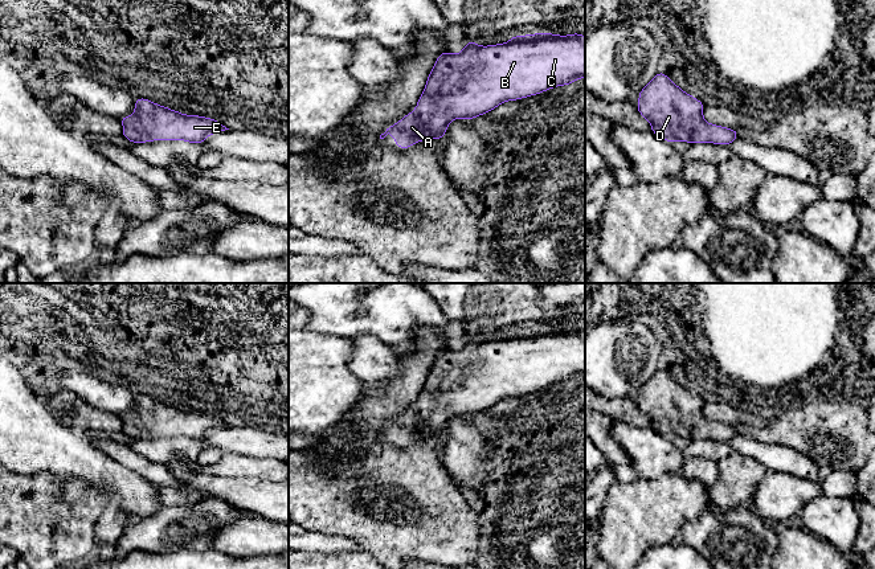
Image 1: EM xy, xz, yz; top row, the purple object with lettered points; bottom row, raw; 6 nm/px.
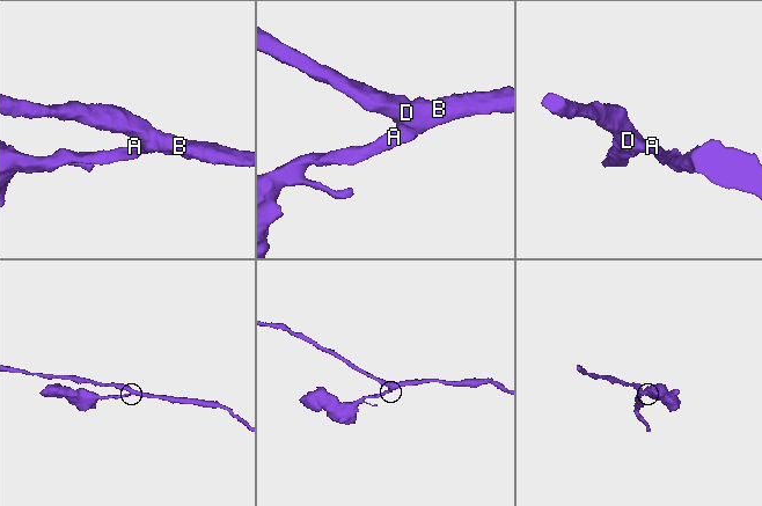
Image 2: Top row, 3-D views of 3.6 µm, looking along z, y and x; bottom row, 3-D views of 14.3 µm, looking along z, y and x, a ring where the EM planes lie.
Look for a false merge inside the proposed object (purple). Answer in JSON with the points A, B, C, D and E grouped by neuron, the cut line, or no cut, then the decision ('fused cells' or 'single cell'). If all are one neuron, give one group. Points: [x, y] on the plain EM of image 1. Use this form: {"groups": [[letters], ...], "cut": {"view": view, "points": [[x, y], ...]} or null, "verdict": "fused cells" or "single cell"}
{"groups": [["A", "B", "C", "D", "E"]], "cut": null, "verdict": "single cell"}

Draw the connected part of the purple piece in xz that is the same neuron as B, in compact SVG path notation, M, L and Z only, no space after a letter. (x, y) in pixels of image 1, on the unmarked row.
M581 329L514 332L506 340L479 343L467 337L462 349L441 349L428 373L425 388L416 406L387 425L380 435L394 431L398 445L405 446L425 434L442 435L447 421L457 413L470 417L487 410L506 397L527 394L551 384L585 374L585 333Z

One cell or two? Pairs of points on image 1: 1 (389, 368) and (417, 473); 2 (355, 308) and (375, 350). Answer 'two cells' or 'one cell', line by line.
1: two cells
2: two cells

